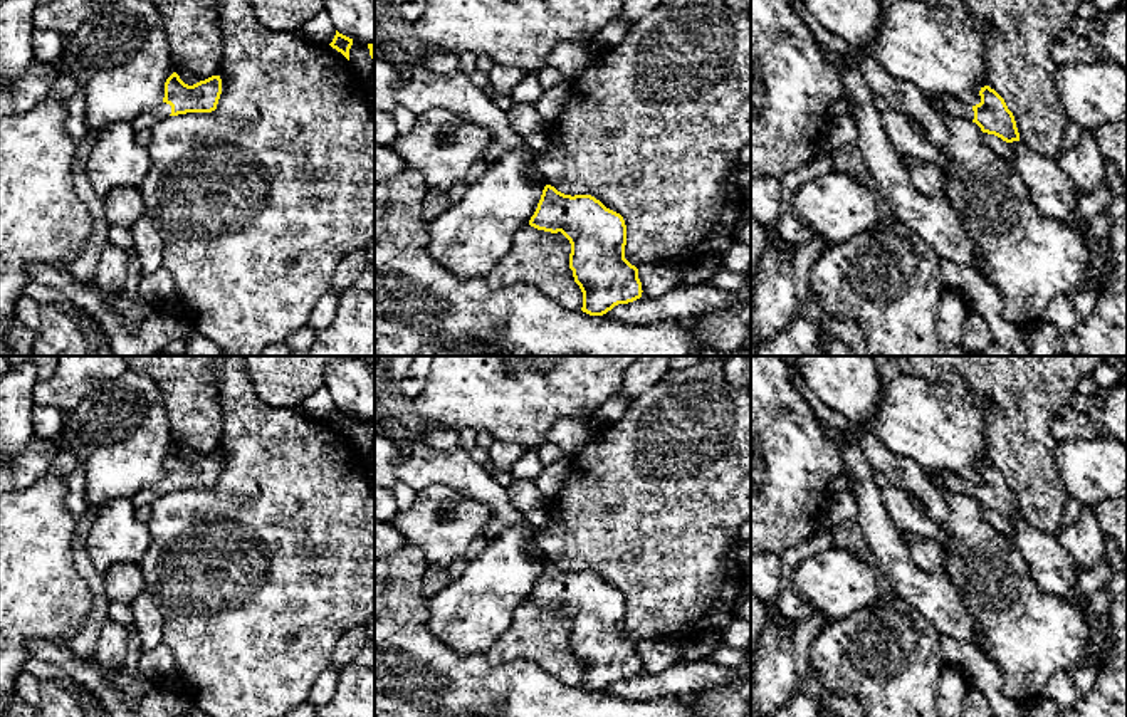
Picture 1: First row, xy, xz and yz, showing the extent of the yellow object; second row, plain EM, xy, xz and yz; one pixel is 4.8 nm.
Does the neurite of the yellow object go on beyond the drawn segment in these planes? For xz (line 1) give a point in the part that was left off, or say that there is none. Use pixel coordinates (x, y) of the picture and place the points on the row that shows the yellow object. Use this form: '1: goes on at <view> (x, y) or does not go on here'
1: does not go on here

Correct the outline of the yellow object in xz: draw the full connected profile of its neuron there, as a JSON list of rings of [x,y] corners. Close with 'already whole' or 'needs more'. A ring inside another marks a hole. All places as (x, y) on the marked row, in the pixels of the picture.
[[[546,185],[529,225],[558,233],[571,243],[569,269],[583,292],[581,311],[590,316],[603,316],[618,304],[628,304],[642,297],[638,269],[625,259],[626,225],[620,213],[606,208],[591,195],[564,195]]]; already whole

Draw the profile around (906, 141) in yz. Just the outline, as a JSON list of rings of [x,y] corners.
[[[888,107],[880,113],[880,119],[892,146],[899,154],[912,156],[944,170],[947,163],[946,154],[912,129],[909,116]]]

